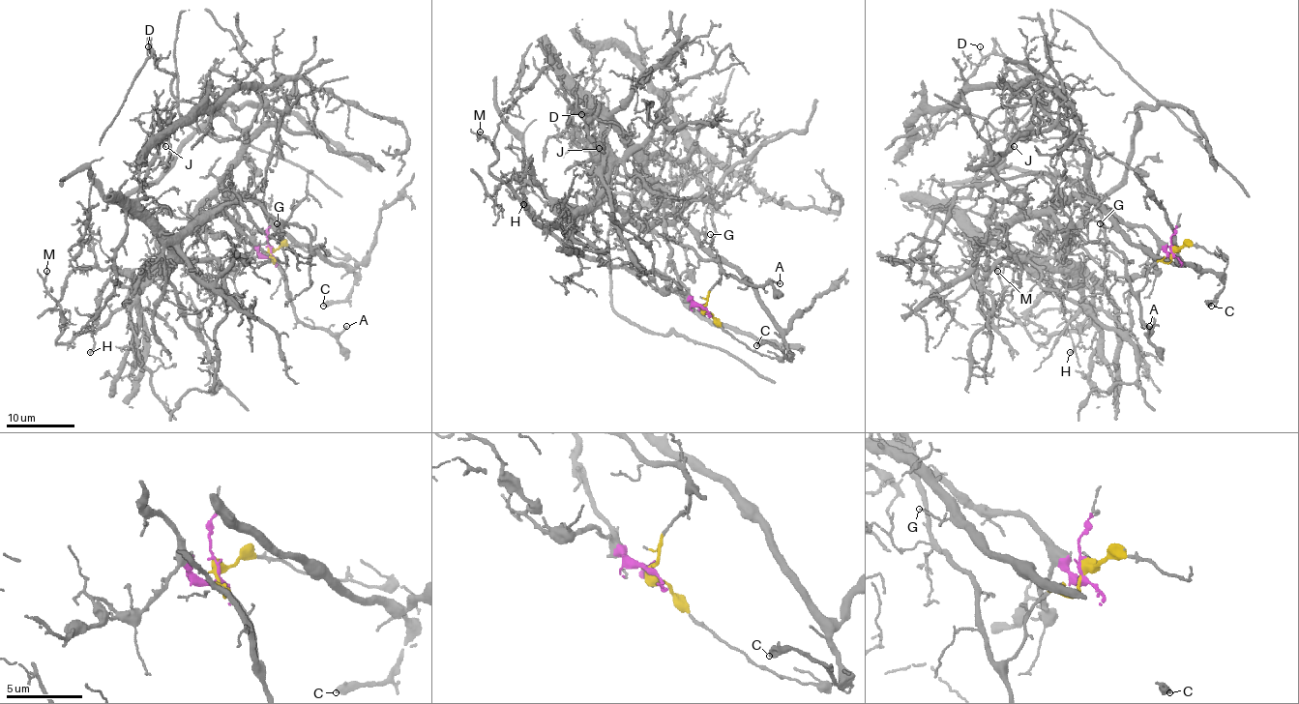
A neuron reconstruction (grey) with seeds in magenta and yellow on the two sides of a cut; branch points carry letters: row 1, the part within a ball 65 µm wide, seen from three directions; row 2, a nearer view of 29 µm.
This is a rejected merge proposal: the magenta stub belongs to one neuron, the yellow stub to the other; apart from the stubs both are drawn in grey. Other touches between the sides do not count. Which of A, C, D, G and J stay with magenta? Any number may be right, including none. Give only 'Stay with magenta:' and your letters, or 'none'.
Stay with magenta: C, G

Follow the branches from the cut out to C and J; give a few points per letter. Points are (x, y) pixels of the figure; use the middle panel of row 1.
C: (703, 306), (677, 279), (664, 217), (674, 210), (752, 288), (786, 358), (776, 346), (755, 346)
J: (703, 307), (720, 281), (715, 261), (650, 230), (676, 217), (640, 181), (611, 174), (600, 149)

